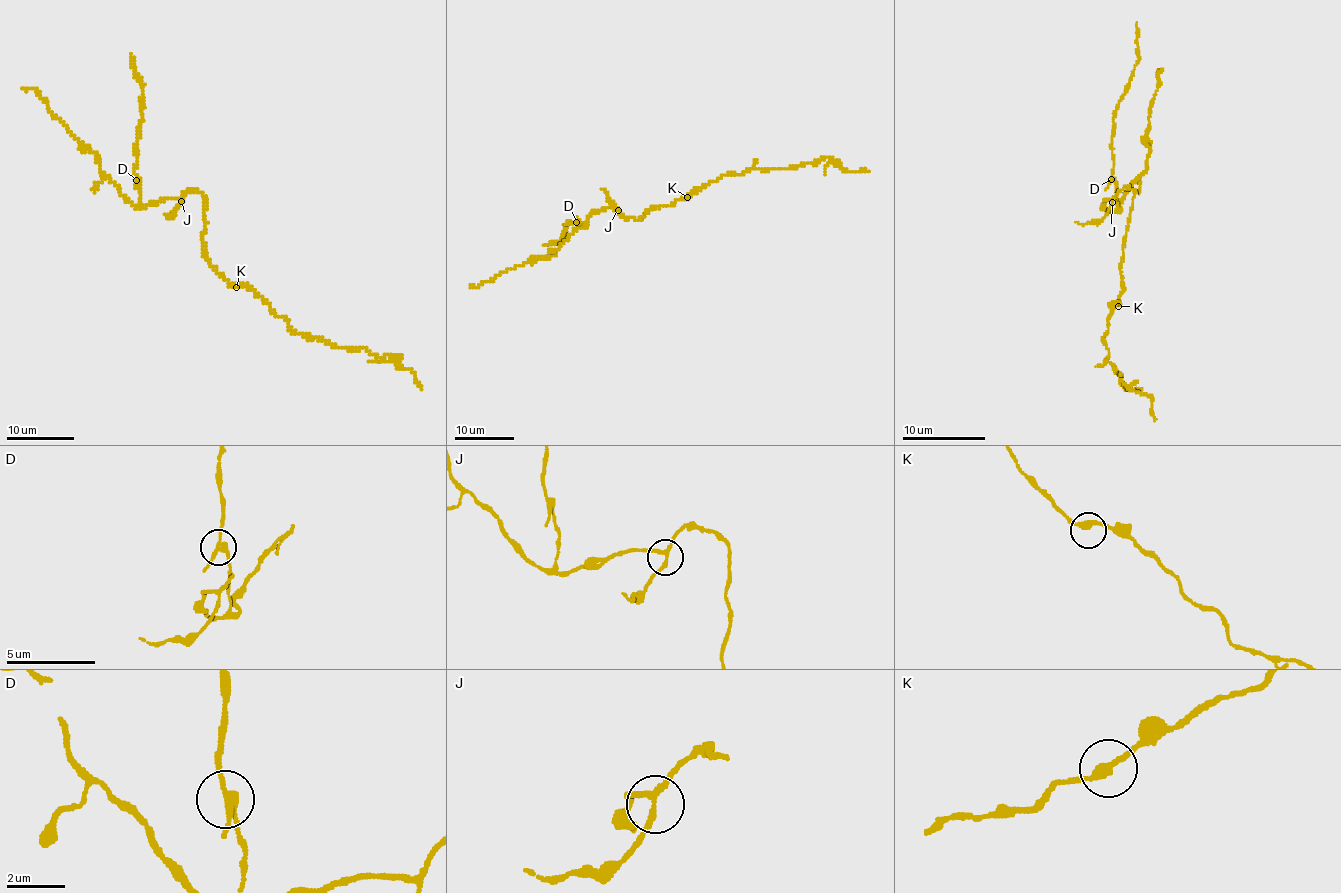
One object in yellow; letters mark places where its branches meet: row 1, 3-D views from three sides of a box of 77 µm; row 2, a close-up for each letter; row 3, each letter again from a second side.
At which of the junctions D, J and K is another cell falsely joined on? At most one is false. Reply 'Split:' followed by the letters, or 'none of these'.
Split: D

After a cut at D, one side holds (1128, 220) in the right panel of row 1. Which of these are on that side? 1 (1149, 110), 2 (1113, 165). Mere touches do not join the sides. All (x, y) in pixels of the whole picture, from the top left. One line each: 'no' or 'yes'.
1: yes
2: no

